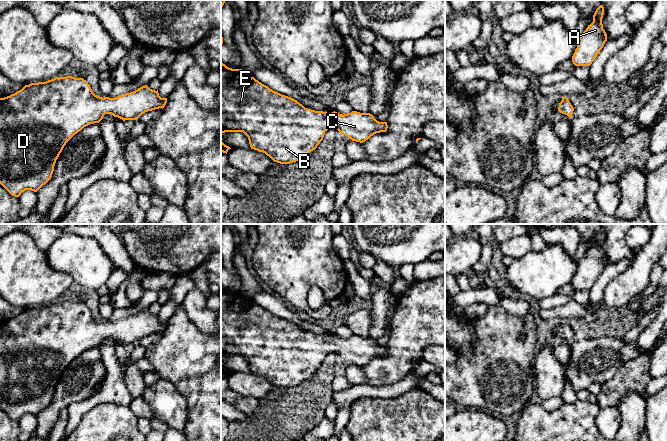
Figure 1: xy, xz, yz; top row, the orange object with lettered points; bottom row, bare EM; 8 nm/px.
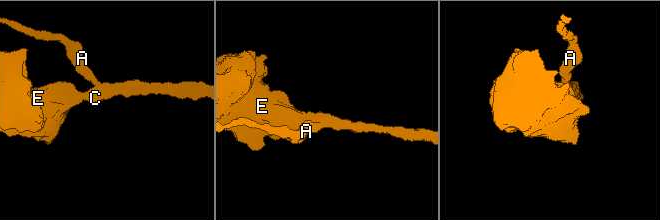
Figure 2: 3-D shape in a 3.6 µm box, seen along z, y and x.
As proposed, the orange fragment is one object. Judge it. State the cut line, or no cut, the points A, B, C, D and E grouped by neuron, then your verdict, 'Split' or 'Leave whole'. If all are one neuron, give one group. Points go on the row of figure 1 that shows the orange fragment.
No split. Groups: A B C D E. Leave whole

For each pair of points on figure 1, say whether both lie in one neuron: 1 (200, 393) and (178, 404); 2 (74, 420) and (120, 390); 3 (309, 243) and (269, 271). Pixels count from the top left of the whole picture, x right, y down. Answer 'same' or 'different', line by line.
1: different
2: same
3: same

